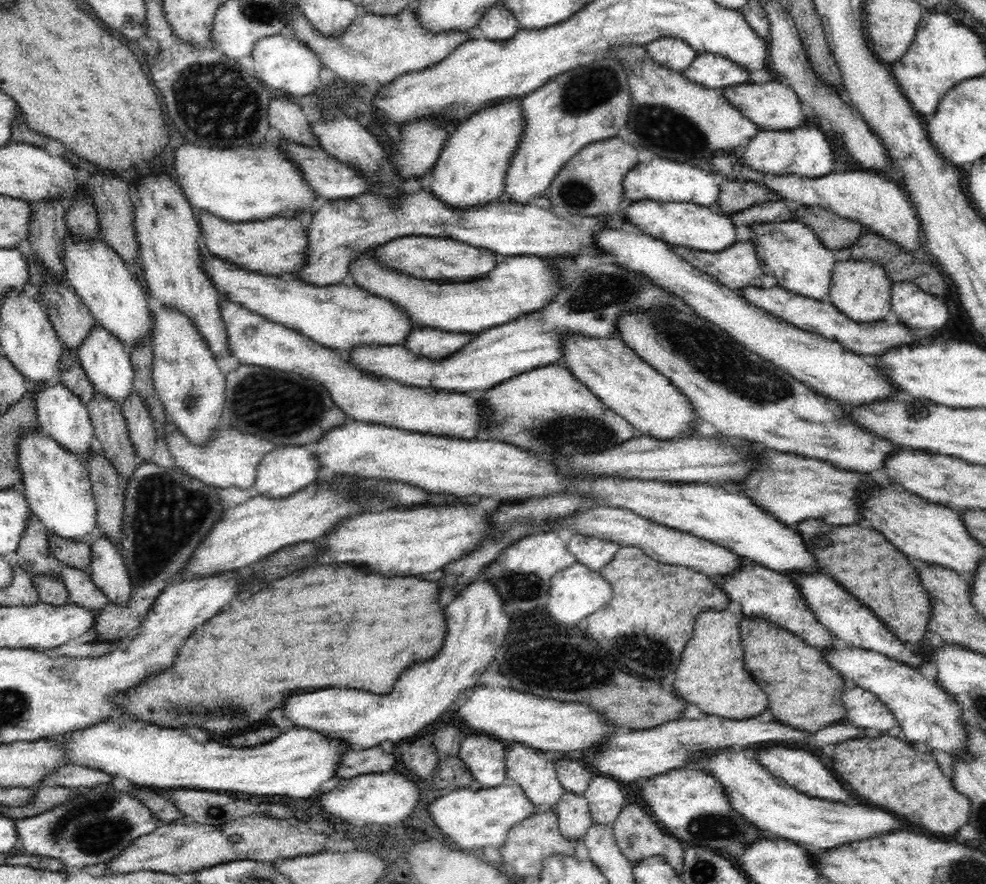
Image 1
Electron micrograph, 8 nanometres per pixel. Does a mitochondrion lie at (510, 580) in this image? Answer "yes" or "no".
yes

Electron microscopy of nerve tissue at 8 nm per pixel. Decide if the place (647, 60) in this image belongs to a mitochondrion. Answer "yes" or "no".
no

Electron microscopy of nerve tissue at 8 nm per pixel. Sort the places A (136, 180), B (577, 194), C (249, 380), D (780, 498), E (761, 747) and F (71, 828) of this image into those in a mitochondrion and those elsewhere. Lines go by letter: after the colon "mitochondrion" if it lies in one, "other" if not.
A: other
B: mitochondrion
C: mitochondrion
D: other
E: other
F: mitochondrion

